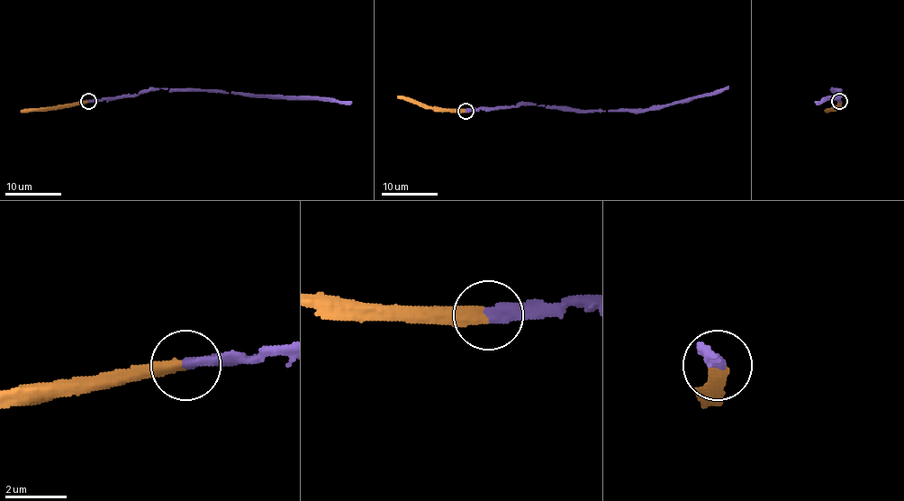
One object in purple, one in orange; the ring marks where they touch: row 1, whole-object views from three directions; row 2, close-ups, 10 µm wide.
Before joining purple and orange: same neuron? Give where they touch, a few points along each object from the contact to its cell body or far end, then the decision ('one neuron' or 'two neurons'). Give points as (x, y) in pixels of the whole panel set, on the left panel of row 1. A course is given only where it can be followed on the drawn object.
(88, 101) | purple via (88, 101), (134, 96), (159, 88), (221, 90), (226, 93), (311, 96), (352, 103) | orange via (88, 101), (21, 111) | one neuron

